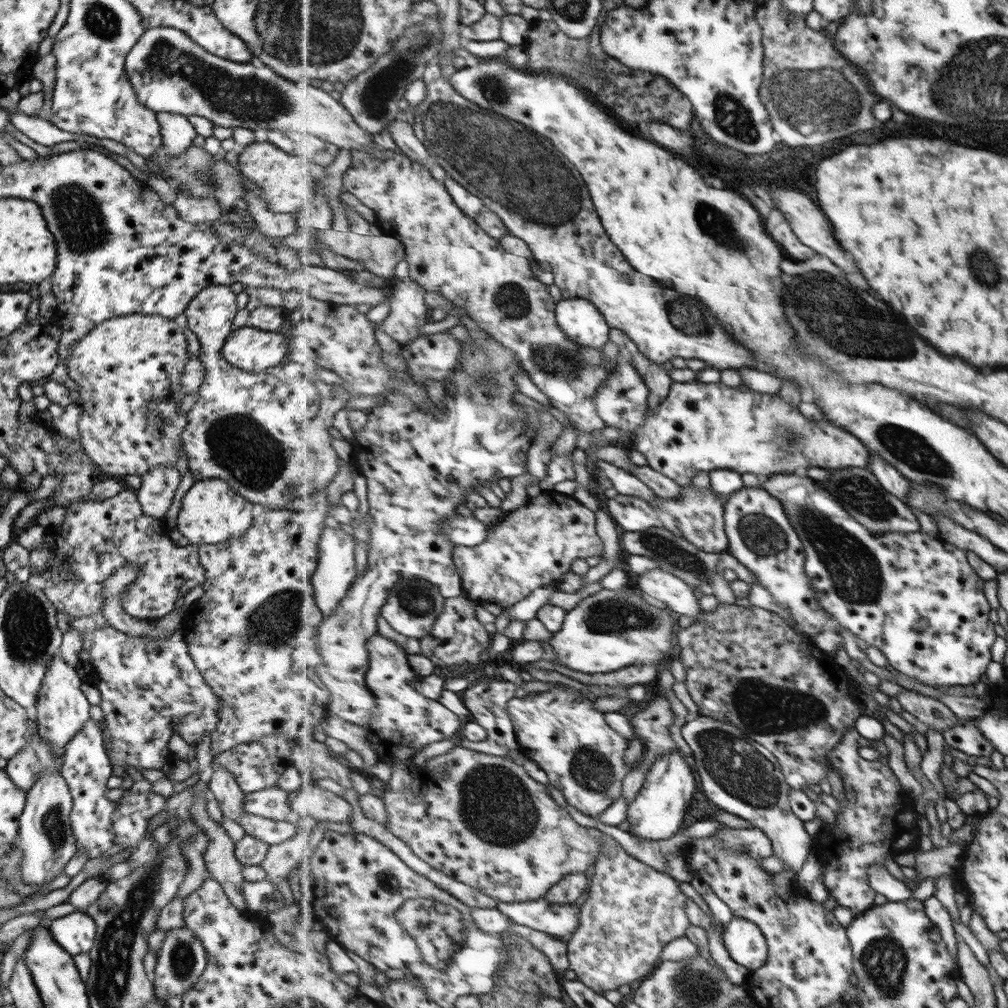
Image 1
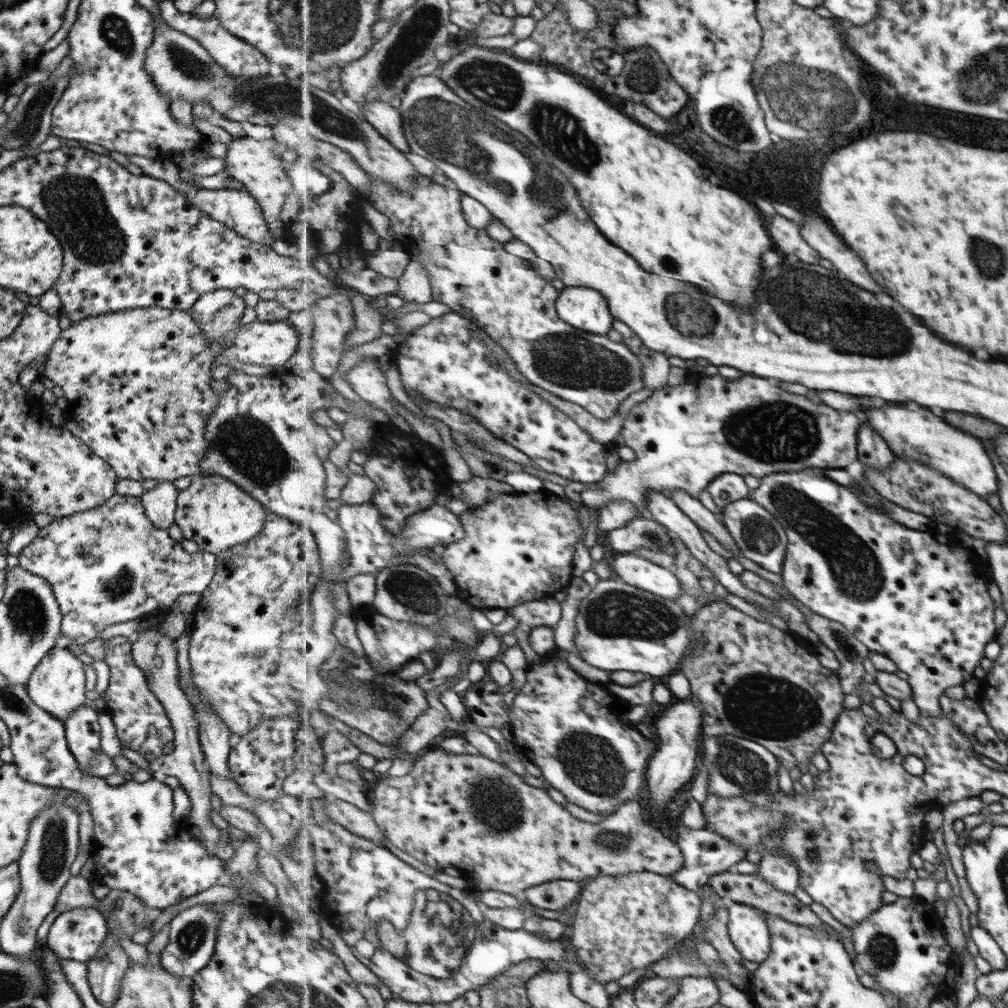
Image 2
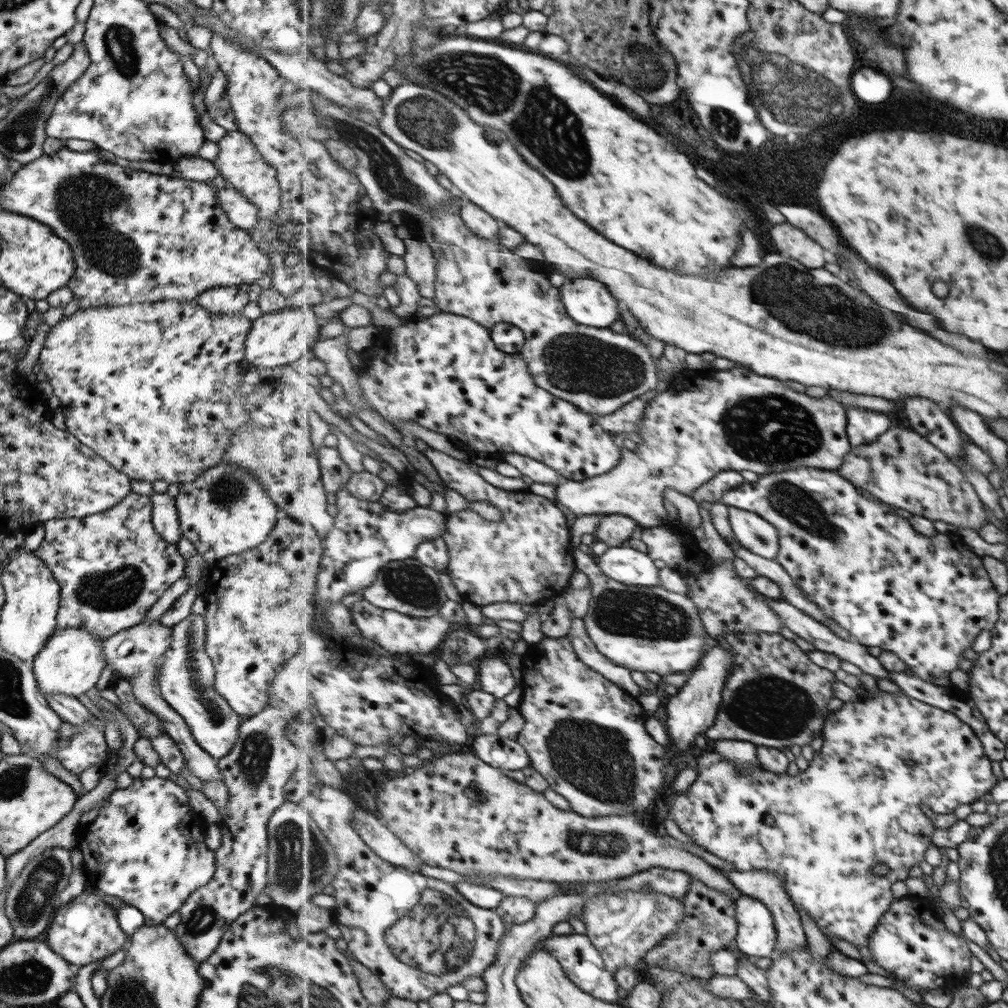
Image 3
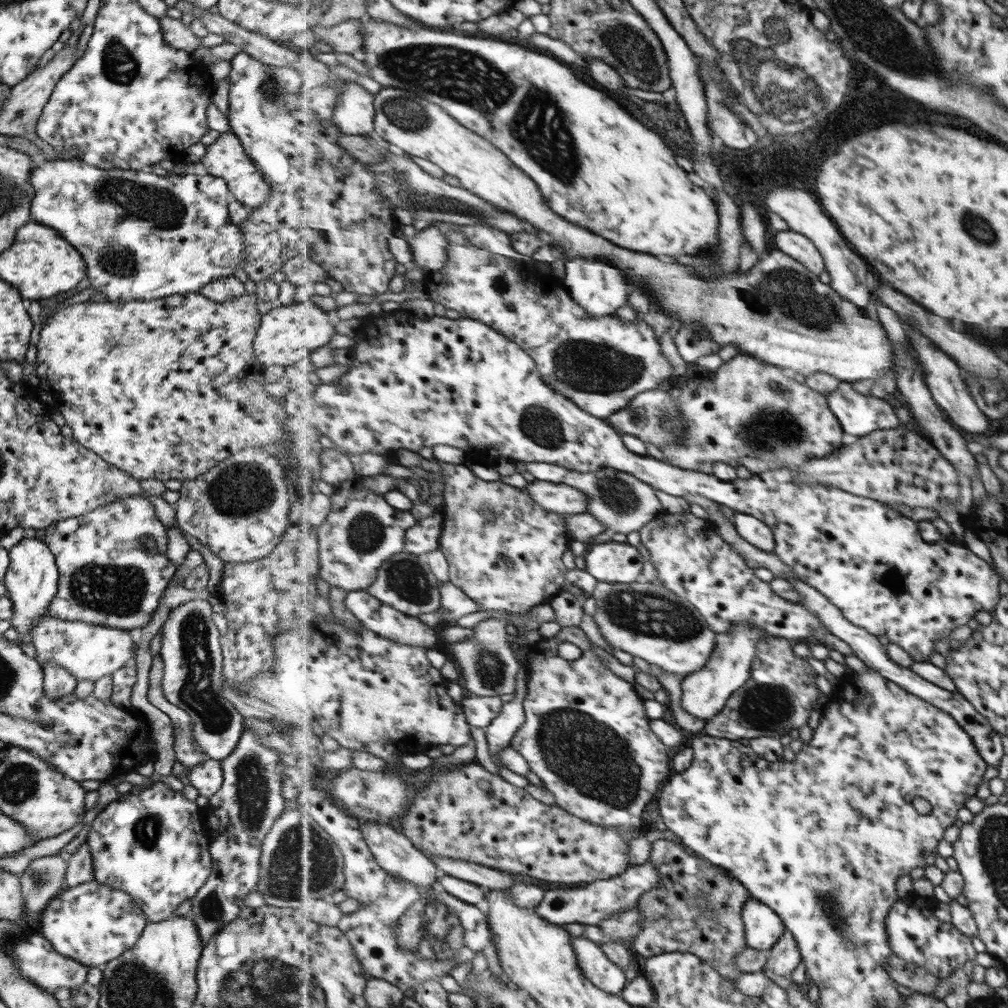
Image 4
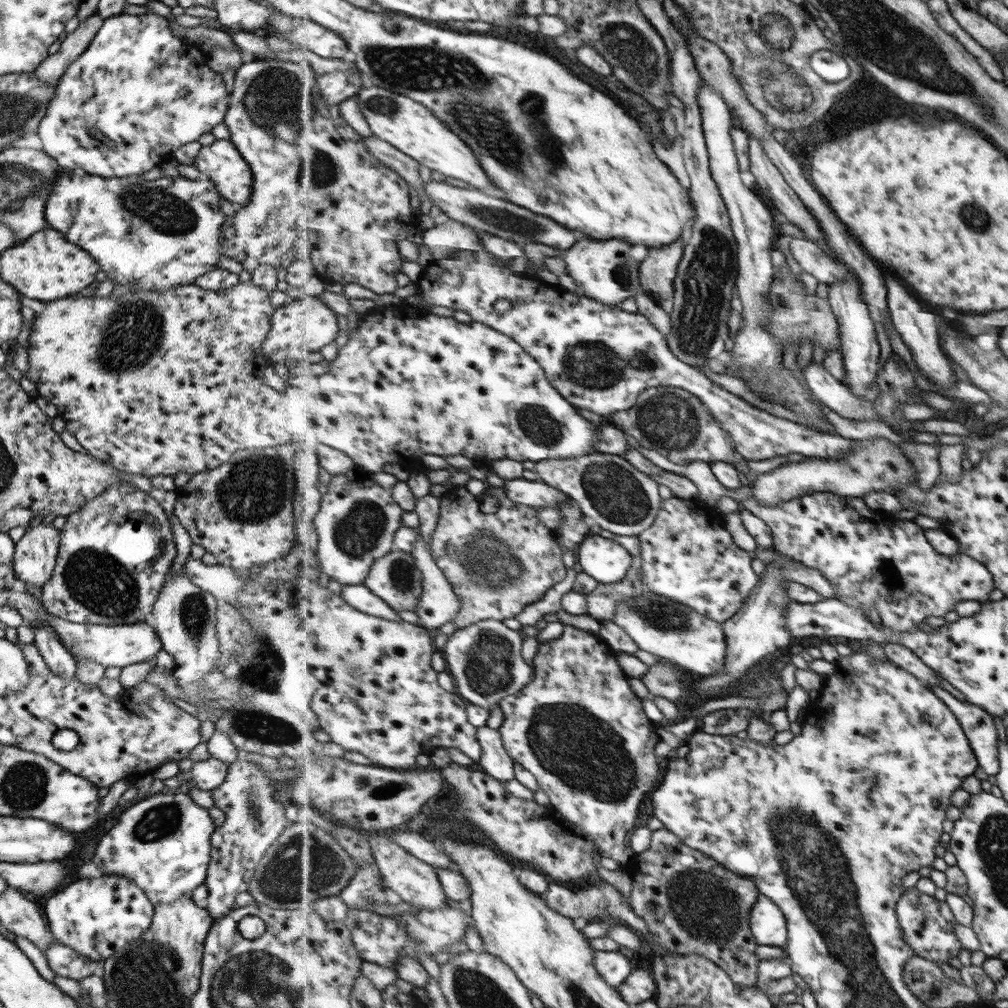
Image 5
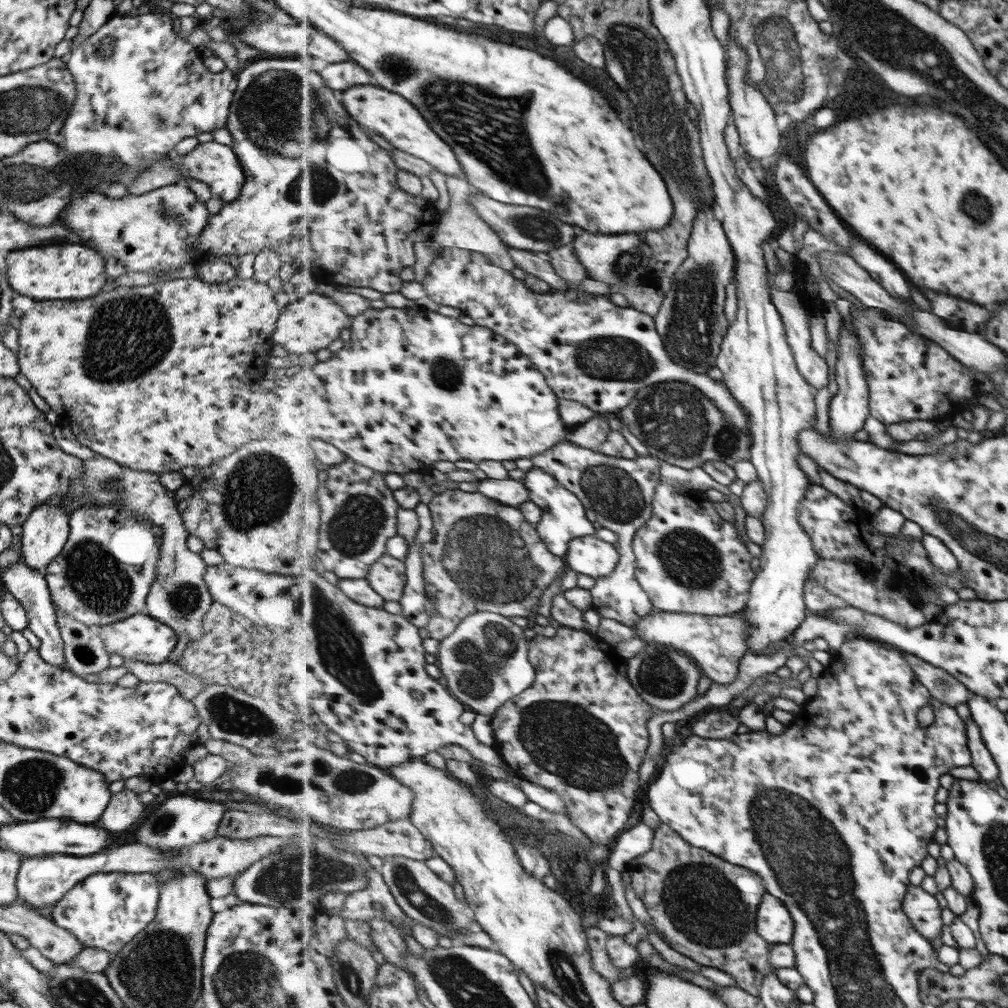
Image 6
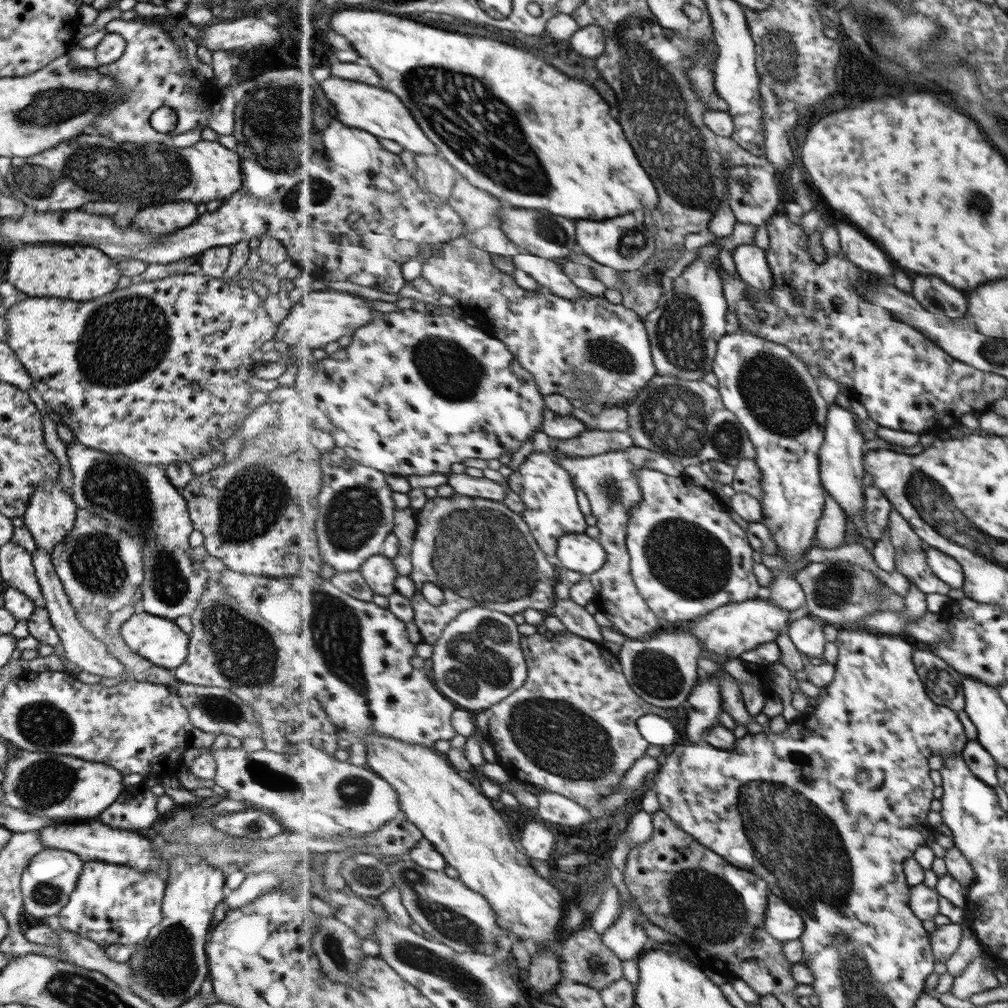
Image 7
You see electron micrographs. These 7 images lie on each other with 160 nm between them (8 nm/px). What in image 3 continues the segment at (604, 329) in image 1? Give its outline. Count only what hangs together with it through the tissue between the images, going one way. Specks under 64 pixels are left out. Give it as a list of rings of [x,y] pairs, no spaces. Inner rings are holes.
[[[573,278],[560,286],[569,316],[579,324],[609,328],[619,319],[621,305],[607,285],[594,278]]]

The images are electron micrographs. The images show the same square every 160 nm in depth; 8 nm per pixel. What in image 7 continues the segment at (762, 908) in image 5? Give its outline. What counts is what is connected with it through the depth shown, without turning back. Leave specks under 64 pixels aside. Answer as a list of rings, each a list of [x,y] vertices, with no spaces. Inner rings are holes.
[[[769,896],[766,928],[769,934],[781,942],[791,942],[800,939],[805,930],[805,919],[793,910],[783,898]]]

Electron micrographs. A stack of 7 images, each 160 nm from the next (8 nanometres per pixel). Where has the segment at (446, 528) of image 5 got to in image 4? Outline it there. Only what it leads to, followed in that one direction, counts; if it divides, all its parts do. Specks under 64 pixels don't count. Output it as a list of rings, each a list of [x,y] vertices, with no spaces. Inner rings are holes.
[[[431,458],[440,465],[445,481],[444,529],[440,540],[440,550],[449,564],[449,580],[465,594],[480,604],[482,610],[498,610],[512,614],[529,612],[537,605],[548,604],[566,586],[566,576],[570,571],[568,560],[569,536],[566,515],[543,508],[523,488],[515,488],[501,481],[487,482],[473,474],[465,465],[451,464]],[[491,511],[494,519],[489,521],[483,512]]]

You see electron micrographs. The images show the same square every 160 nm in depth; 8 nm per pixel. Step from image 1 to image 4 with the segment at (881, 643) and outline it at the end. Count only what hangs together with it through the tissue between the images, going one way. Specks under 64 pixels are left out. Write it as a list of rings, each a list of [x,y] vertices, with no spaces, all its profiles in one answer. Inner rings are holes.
[[[389,314],[389,318],[385,318],[385,322],[389,322],[387,326],[377,326],[379,330],[377,330],[377,334],[375,334],[373,338],[369,338],[369,340],[365,340],[365,342],[357,341],[357,344],[350,353],[353,362],[350,368],[341,373],[320,375],[306,379],[308,405],[305,418],[302,420],[303,428],[306,433],[320,437],[334,448],[339,448],[347,453],[353,454],[387,454],[387,450],[399,450],[399,448],[419,452],[423,447],[434,449],[435,446],[439,446],[439,444],[447,444],[447,446],[467,450],[469,444],[475,444],[475,446],[483,446],[483,448],[489,448],[489,450],[499,450],[501,456],[509,456],[509,458],[515,458],[515,461],[521,461],[523,463],[556,464],[577,472],[597,472],[602,468],[616,468],[617,470],[635,475],[647,484],[651,484],[656,490],[661,490],[671,494],[671,496],[684,497],[699,494],[731,508],[734,512],[749,513],[751,516],[756,516],[765,521],[765,524],[768,524],[776,535],[775,553],[785,564],[788,564],[796,572],[796,576],[798,576],[799,579],[804,580],[807,584],[813,586],[813,588],[819,589],[837,608],[841,609],[841,612],[849,622],[865,630],[869,630],[869,633],[877,637],[888,637],[890,643],[897,644],[905,649],[905,651],[910,652],[917,663],[929,663],[929,658],[931,658],[933,652],[937,650],[937,648],[935,648],[935,642],[937,642],[937,640],[942,640],[944,643],[947,643],[947,641],[949,641],[948,638],[953,636],[953,630],[960,626],[972,625],[974,615],[976,612],[980,612],[980,610],[991,614],[998,603],[997,600],[1000,600],[999,581],[1001,578],[998,574],[995,574],[995,570],[991,570],[981,558],[977,557],[961,543],[957,544],[949,540],[936,543],[925,542],[917,521],[903,516],[901,512],[893,510],[893,508],[889,508],[884,502],[873,500],[872,498],[855,496],[852,492],[847,492],[845,489],[837,488],[835,485],[824,485],[819,481],[811,481],[810,483],[798,481],[796,479],[798,472],[790,468],[773,469],[769,467],[760,474],[755,474],[748,479],[738,478],[731,482],[725,482],[719,480],[713,474],[705,474],[701,471],[683,470],[682,468],[657,460],[647,454],[633,454],[633,452],[627,450],[627,446],[623,444],[623,438],[621,438],[622,432],[619,432],[618,429],[613,427],[605,419],[593,416],[590,412],[585,412],[585,409],[577,406],[572,400],[569,400],[569,397],[557,393],[556,389],[545,384],[543,377],[540,375],[540,369],[538,368],[536,360],[533,360],[533,357],[528,352],[525,352],[525,349],[521,348],[520,344],[517,344],[513,339],[505,336],[504,333],[501,333],[499,330],[495,330],[492,325],[485,324],[480,320],[465,317],[451,319],[435,315],[427,320],[418,320],[417,318],[407,320],[405,316],[402,318],[393,318],[393,315],[397,314]]]

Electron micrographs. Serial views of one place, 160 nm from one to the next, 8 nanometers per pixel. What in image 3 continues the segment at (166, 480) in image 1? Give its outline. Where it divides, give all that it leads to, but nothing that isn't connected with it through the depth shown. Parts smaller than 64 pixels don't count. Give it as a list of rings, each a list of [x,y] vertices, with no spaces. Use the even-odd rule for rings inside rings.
[[[166,492],[153,493],[150,501],[150,519],[154,531],[170,545],[175,545],[181,536],[174,498],[167,495]]]

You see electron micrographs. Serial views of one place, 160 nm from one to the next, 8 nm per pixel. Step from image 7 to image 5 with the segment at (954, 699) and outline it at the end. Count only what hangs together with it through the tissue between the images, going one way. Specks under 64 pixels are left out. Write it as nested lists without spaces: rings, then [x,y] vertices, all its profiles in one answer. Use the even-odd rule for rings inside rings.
[[[887,644],[883,646],[886,658],[898,665],[900,668],[912,673],[917,679],[927,685],[930,689],[940,687],[937,672],[933,671],[911,648],[903,644]]]

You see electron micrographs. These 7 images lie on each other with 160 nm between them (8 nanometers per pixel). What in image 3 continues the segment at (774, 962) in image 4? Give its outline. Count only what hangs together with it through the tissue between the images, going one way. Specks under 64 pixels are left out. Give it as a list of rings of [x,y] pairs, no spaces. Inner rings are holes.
[[[718,868],[723,874],[728,876],[734,882],[734,885],[739,888],[745,895],[752,896],[757,900],[764,901],[764,904],[768,906],[771,913],[773,913],[773,919],[776,923],[776,929],[778,930],[778,943],[776,944],[775,956],[781,953],[795,952],[800,948],[807,946],[807,938],[805,938],[805,932],[803,932],[803,926],[801,926],[801,916],[795,908],[795,904],[789,893],[786,891],[784,880],[771,871],[747,871],[741,872],[737,870],[725,870],[724,868]]]

